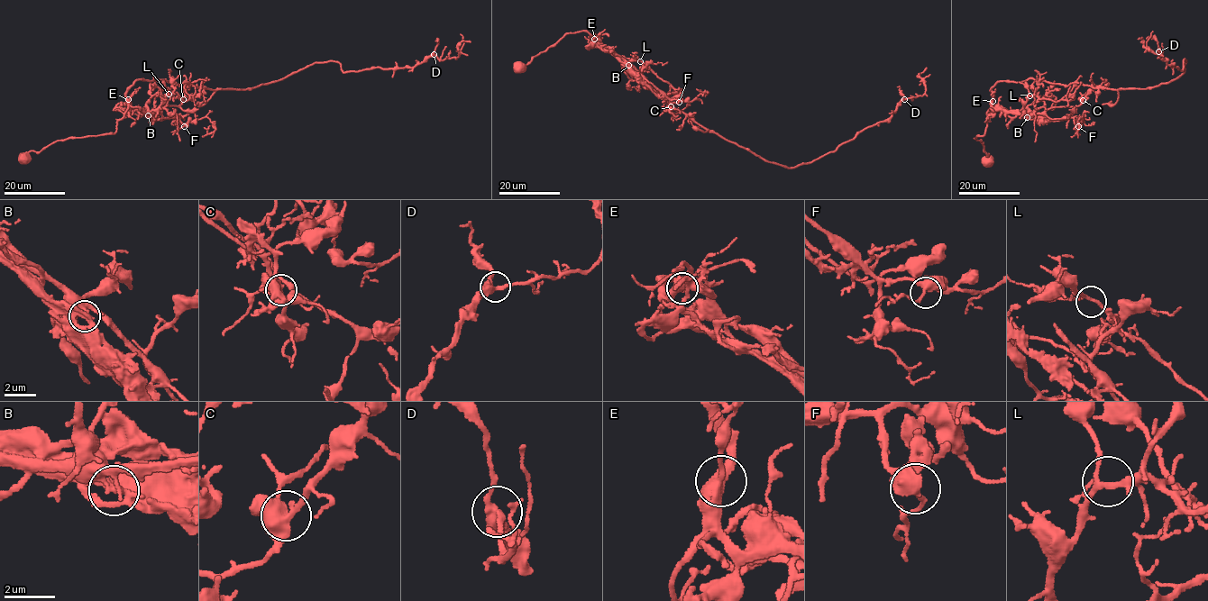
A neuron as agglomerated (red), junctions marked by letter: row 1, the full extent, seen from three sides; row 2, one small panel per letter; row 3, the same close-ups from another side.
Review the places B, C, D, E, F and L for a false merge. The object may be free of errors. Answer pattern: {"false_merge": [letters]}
{"false_merge": ["B"]}

